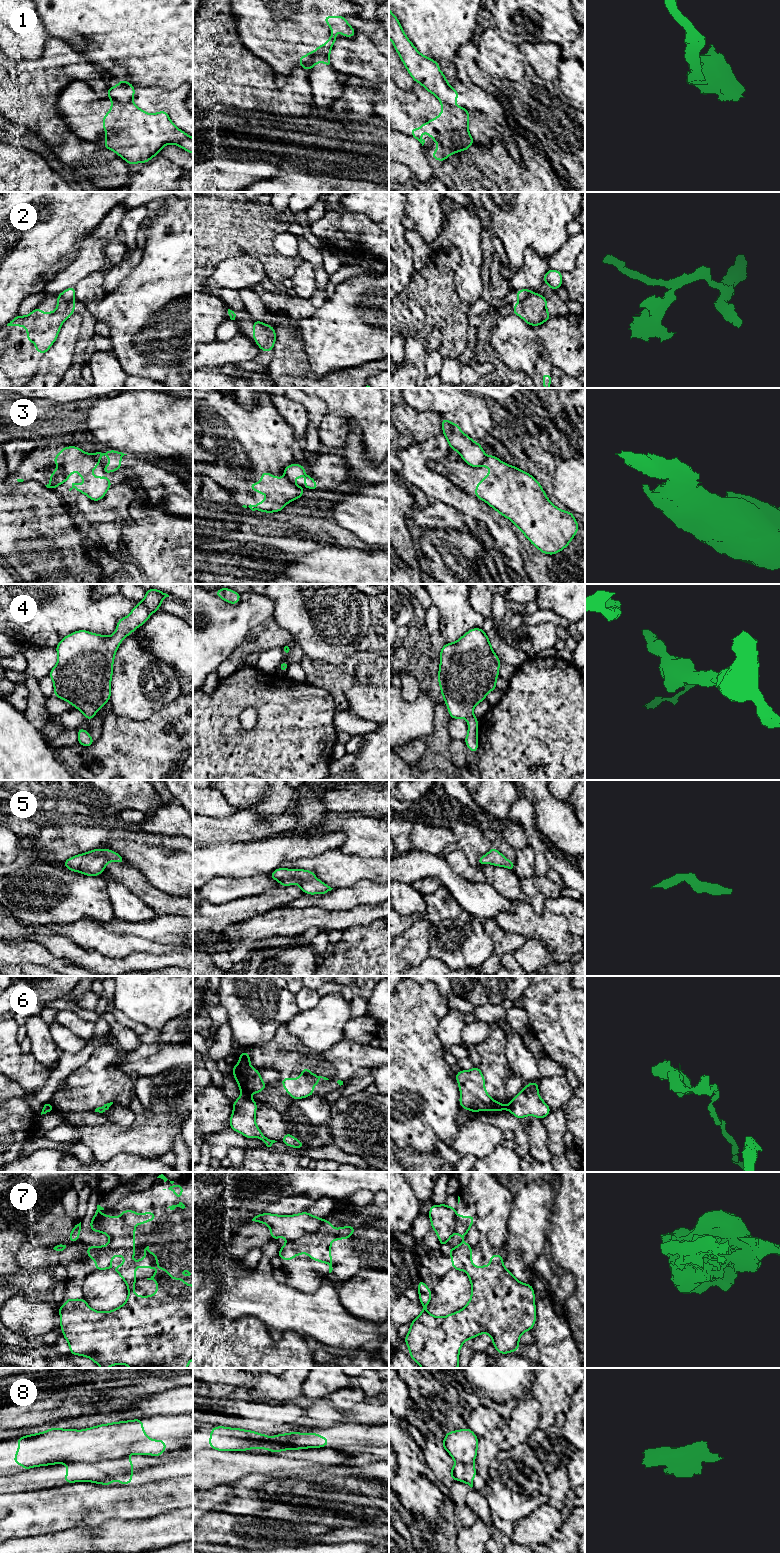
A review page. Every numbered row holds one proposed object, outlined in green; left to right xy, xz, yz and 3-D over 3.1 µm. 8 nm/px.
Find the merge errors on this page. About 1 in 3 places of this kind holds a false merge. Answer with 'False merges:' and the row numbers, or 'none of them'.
False merges: 1, 2, 3, 6, 7, 8

